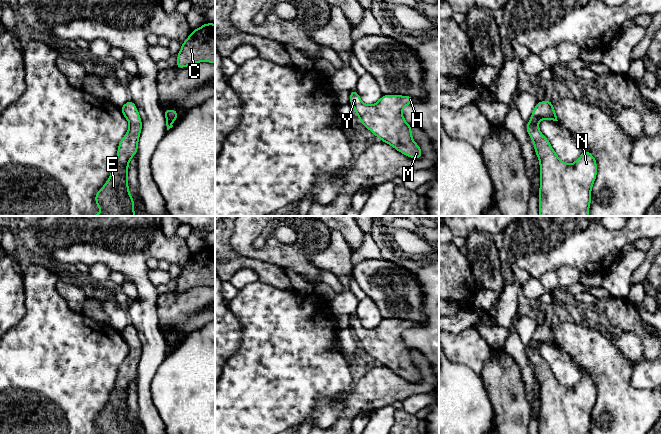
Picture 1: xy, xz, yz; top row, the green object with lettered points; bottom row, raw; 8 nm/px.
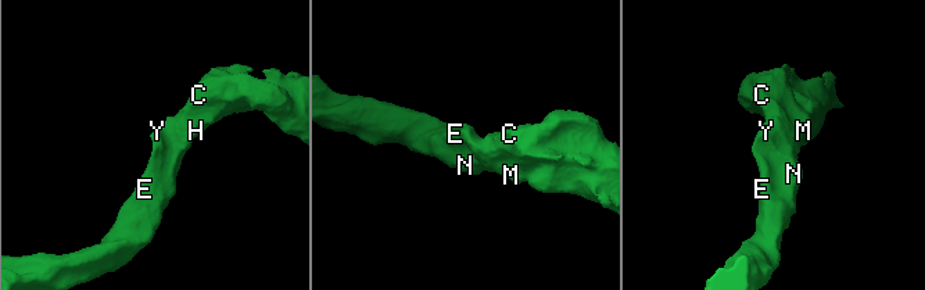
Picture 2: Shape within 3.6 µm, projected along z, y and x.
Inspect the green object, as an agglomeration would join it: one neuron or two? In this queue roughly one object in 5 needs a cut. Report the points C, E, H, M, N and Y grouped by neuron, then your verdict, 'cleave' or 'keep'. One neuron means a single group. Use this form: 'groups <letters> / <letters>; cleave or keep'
groups C E H M N Y; keep

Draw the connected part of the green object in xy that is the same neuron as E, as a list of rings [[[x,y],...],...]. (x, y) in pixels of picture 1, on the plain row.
[[[132,324],[120,333],[129,346],[129,353],[119,366],[109,403],[95,419],[95,426],[100,434],[134,434],[134,423],[130,420],[128,411],[128,389],[138,375],[142,345]]]

